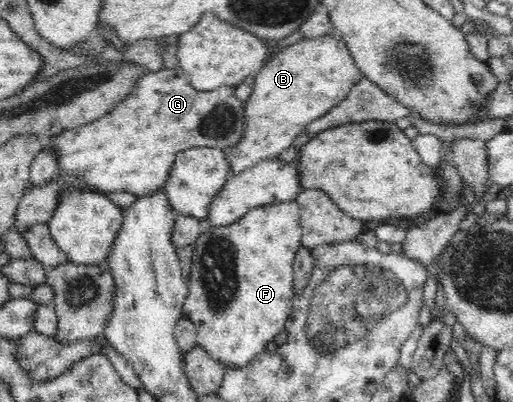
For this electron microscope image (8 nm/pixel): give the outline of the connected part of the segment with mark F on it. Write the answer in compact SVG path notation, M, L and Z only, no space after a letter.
M295 201L278 203L272 205L260 205L250 209L244 217L230 225L220 226L216 233L204 233L200 239L194 243L192 255L191 272L187 278L188 295L183 305L183 315L194 323L197 330L197 343L202 347L215 361L222 365L242 368L249 365L253 360L260 358L263 354L268 353L267 345L274 342L275 337L285 331L285 323L288 321L292 310L292 301L294 301L294 260L298 253L299 247L302 246L302 230L299 218L299 205Z

